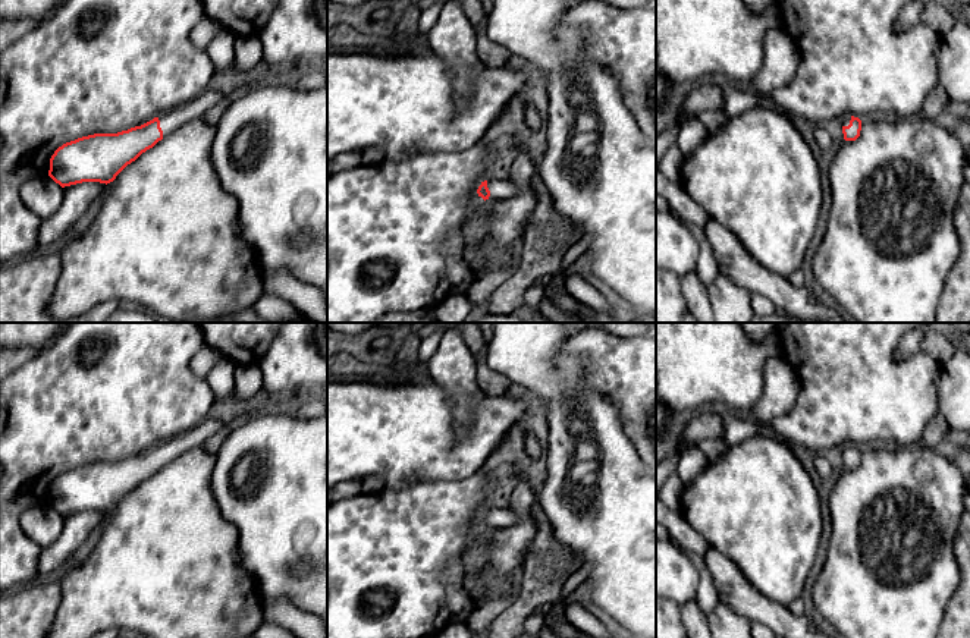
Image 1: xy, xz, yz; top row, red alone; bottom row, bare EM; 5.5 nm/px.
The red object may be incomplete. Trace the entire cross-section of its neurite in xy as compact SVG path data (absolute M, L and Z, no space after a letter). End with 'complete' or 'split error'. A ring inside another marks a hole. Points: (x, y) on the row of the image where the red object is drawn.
M205 89L188 104L117 133L94 133L66 142L50 158L48 176L62 188L82 183L110 183L142 153L186 122L203 117L225 101L220 91Z | split error

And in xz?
M508 179L484 180L477 189L478 197L481 197L484 201L489 198L511 198L515 197L518 192L519 189Z | split error

